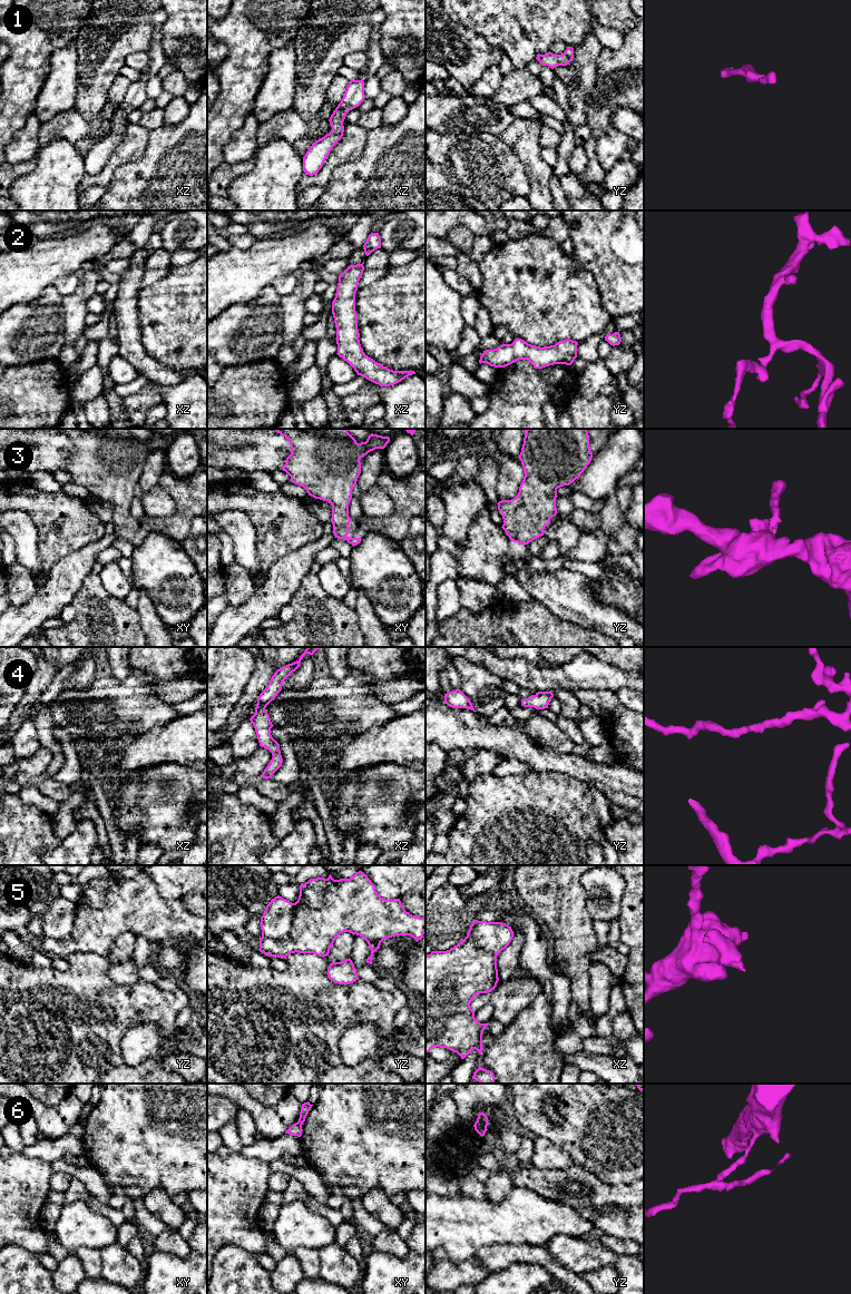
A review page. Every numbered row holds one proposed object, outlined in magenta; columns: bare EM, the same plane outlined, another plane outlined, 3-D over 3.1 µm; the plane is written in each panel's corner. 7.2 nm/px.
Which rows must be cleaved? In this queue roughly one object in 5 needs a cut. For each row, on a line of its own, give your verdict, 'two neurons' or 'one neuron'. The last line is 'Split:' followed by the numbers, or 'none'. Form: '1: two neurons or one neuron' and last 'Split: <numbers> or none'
1: one neuron
2: one neuron
3: one neuron
4: one neuron
5: two neurons
6: two neurons
Split: 5, 6

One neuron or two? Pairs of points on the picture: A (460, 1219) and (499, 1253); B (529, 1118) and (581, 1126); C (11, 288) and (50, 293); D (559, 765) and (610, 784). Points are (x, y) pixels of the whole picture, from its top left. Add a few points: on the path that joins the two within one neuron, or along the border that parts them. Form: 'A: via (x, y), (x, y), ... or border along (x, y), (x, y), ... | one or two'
A: border along (515, 1243), (485, 1245), (473, 1255) | two
B: via (543, 1127), (549, 1131), (568, 1131) | one
C: border along (51, 284), (32, 301), (19, 304) | two
D: via (571, 765), (598, 775) | one

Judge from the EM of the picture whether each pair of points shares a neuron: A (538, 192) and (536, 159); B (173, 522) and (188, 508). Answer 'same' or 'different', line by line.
A: same
B: same

